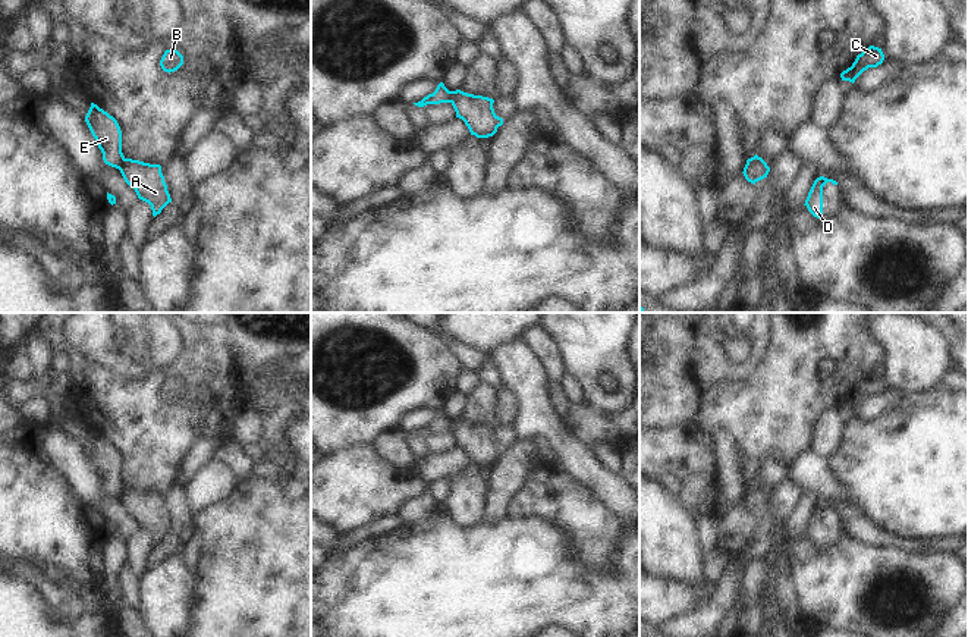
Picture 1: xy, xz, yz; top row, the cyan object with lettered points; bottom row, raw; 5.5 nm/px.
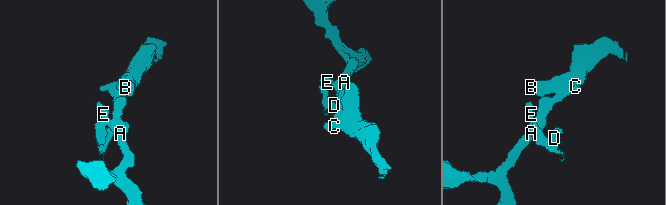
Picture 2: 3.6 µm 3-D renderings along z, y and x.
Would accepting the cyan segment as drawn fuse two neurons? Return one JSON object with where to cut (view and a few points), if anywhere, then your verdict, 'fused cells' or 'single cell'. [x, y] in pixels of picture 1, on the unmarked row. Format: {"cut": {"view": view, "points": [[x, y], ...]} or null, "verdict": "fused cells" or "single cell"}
{"cut": {"view": "xz", "points": [[453, 420], [449, 430]]}, "verdict": "fused cells"}

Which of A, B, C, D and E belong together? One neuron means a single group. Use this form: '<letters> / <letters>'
A B C / D E

